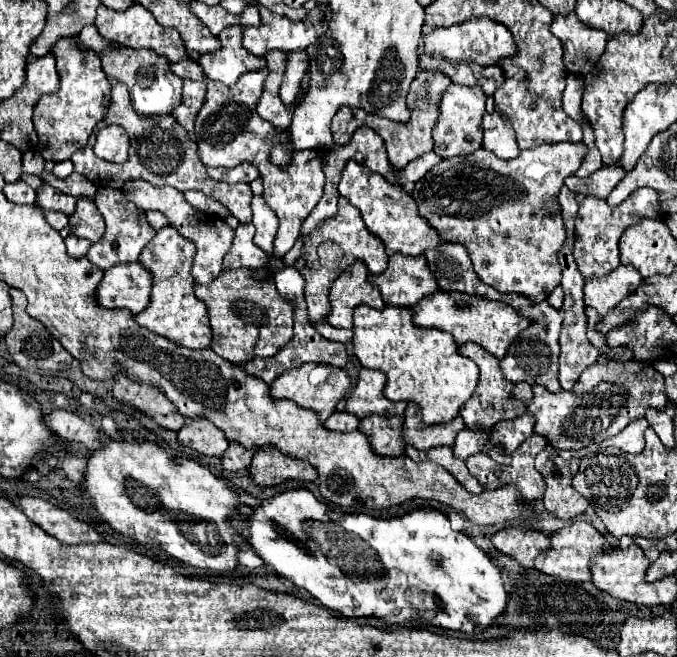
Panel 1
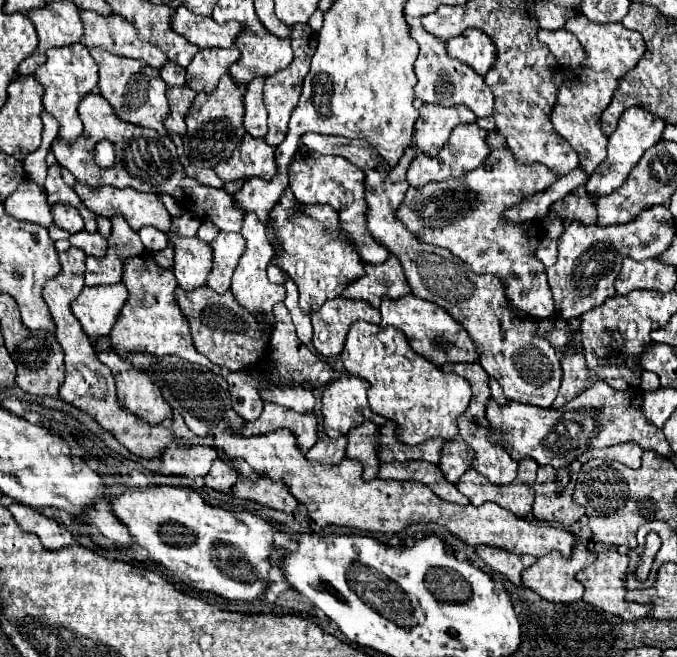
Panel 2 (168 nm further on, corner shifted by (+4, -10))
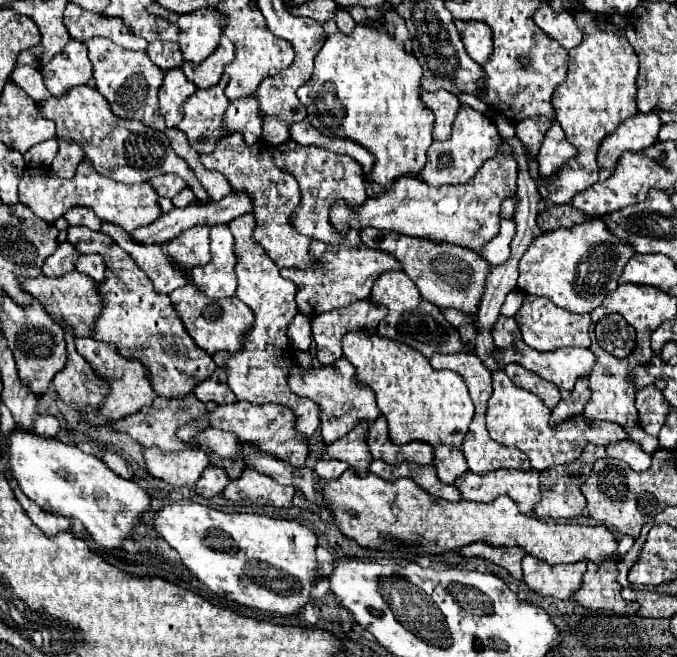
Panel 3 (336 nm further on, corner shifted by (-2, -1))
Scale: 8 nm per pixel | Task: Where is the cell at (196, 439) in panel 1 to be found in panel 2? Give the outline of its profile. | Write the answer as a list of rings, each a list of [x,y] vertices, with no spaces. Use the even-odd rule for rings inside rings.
[[[172,446],[168,454],[162,454],[162,474],[180,474],[188,478],[198,478],[208,474],[212,460],[218,458],[218,450],[210,446]]]

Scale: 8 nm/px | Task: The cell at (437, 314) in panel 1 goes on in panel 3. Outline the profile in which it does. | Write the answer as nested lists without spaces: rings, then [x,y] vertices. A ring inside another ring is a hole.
[[[390,271],[382,273],[378,281],[374,281],[374,289],[370,293],[370,301],[384,305],[388,309],[388,315],[378,325],[378,335],[394,339],[398,343],[404,343],[416,351],[420,351],[426,357],[432,357],[434,353],[462,353],[466,351],[460,333],[448,325],[444,315],[436,305],[430,305],[424,301],[416,289],[416,285],[406,277],[402,271]]]

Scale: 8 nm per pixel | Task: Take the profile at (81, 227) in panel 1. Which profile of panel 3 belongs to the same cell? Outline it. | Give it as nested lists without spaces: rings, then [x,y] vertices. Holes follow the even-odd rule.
[[[68,227],[66,241],[70,241],[82,255],[102,255],[106,263],[106,279],[98,287],[102,295],[102,311],[94,323],[92,339],[112,343],[126,359],[140,361],[148,369],[150,383],[160,397],[188,397],[200,381],[216,371],[212,357],[198,349],[198,345],[186,333],[170,303],[170,297],[156,293],[146,273],[106,233],[86,227]]]

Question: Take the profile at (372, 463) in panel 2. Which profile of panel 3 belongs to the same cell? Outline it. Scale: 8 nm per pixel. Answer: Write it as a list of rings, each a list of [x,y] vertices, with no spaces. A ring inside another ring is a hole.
[[[362,421],[346,437],[342,437],[340,441],[328,445],[318,455],[318,459],[338,459],[338,461],[344,461],[358,475],[366,477],[368,475],[368,465],[372,461],[366,437],[368,437],[368,421]]]

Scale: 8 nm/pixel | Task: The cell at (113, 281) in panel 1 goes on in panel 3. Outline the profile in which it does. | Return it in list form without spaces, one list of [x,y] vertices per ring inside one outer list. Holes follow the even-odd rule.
[[[72,271],[68,275],[62,277],[46,277],[46,275],[38,275],[38,277],[18,277],[22,291],[32,295],[34,299],[38,299],[46,313],[52,317],[52,321],[56,321],[58,325],[68,325],[74,331],[74,337],[90,337],[92,335],[92,327],[94,327],[94,319],[98,317],[98,313],[102,311],[102,297],[98,295],[98,283],[90,281],[90,277]]]

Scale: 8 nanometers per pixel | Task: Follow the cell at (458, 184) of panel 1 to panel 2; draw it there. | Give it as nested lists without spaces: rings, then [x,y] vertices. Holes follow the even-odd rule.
[[[494,150],[484,160],[484,166],[464,174],[464,178],[448,178],[448,182],[428,182],[422,188],[410,188],[398,208],[398,218],[420,242],[448,248],[476,274],[496,274],[502,280],[506,298],[516,310],[532,318],[548,318],[554,314],[552,290],[548,290],[546,268],[536,258],[544,224],[542,220],[510,224],[504,220],[504,212],[532,194],[546,190],[556,180],[556,174],[544,164],[524,166],[508,150]]]

